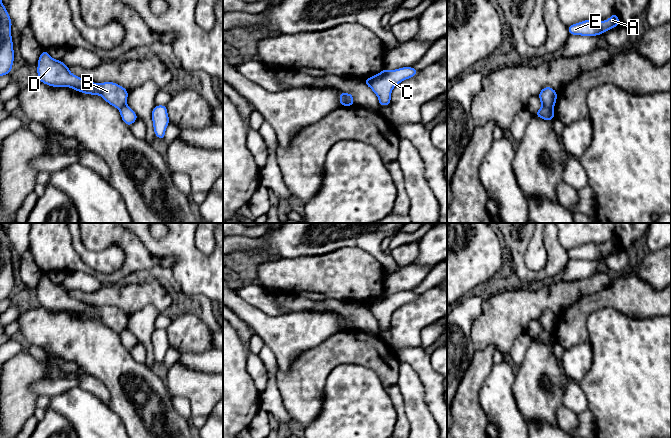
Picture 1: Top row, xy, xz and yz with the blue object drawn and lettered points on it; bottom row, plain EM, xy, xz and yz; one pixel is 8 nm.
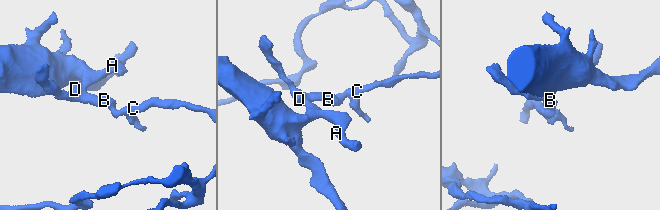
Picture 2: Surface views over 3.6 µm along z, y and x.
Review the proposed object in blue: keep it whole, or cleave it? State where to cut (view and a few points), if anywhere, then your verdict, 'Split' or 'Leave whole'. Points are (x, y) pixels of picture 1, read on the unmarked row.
Split along xz (344, 317), (348, 329). Split

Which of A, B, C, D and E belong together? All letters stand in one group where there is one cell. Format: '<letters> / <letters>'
A B D E / C

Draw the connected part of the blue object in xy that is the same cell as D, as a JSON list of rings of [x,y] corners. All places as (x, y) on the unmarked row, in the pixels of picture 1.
[[[43,274],[37,285],[39,306],[51,311],[69,311],[77,316],[90,319],[100,319],[108,328],[120,333],[127,327],[128,317],[115,306],[94,307],[80,302],[70,296],[70,291],[61,284],[53,283]]]

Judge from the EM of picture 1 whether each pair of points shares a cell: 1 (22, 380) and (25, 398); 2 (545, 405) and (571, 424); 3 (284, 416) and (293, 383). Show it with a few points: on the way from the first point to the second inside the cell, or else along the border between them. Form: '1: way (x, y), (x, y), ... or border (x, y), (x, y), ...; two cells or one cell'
1: way (22, 384), (22, 394); one cell
2: border (563, 405), (557, 410), (558, 425); two cells
3: border (277, 388), (284, 408), (296, 423); two cells

